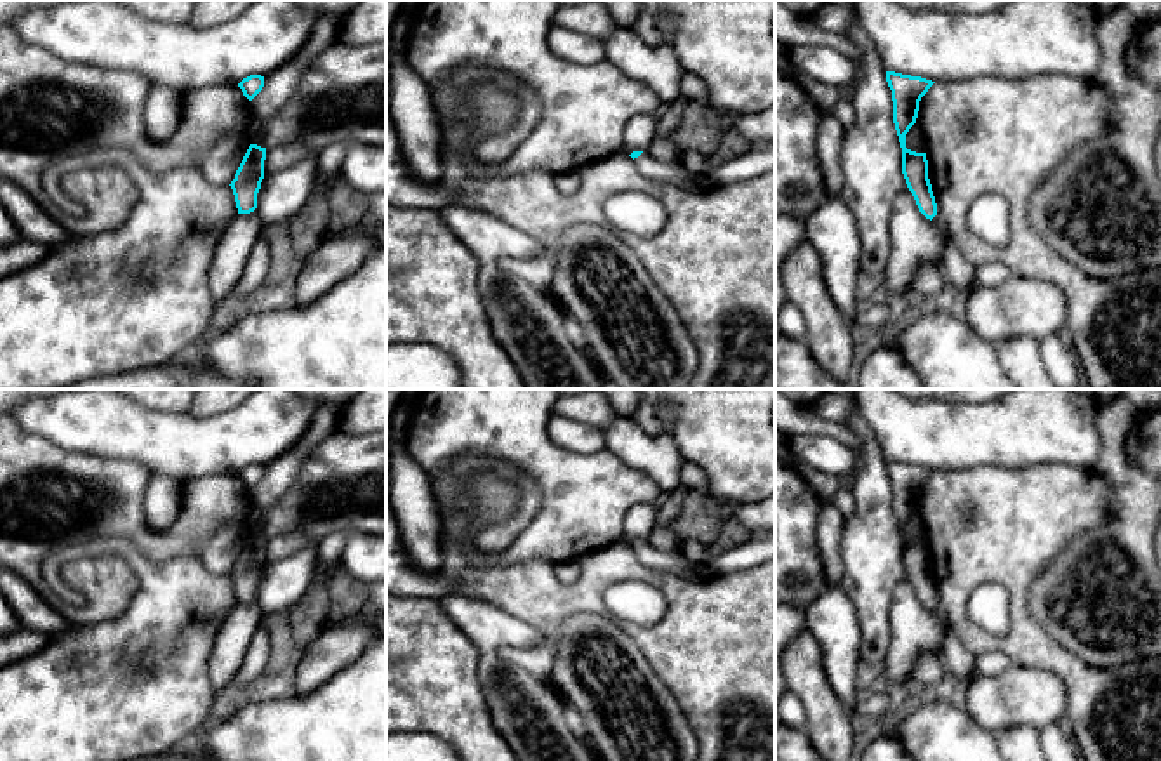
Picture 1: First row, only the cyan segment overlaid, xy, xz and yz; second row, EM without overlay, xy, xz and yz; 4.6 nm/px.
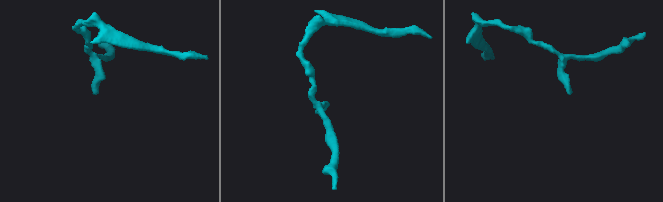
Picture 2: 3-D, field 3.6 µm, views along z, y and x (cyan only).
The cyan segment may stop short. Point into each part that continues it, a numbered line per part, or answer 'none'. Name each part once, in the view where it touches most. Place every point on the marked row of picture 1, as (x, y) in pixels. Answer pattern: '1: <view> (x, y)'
1: xz (676, 174)

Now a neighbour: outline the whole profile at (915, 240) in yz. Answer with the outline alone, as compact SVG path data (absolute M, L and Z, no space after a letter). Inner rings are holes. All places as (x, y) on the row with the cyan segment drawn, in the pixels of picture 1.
M909 189L893 200L890 233L892 259L881 281L893 295L911 297L912 278L921 264L942 269L944 240L937 226L919 212Z

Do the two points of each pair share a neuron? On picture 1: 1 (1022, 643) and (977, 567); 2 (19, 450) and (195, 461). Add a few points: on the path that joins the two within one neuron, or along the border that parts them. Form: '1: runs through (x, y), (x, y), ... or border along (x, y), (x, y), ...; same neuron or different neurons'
1: runs through (1021, 619), (1019, 589), (1001, 572); same neuron
2: border along (61, 447), (72, 452), (126, 457), (141, 464); different neurons

